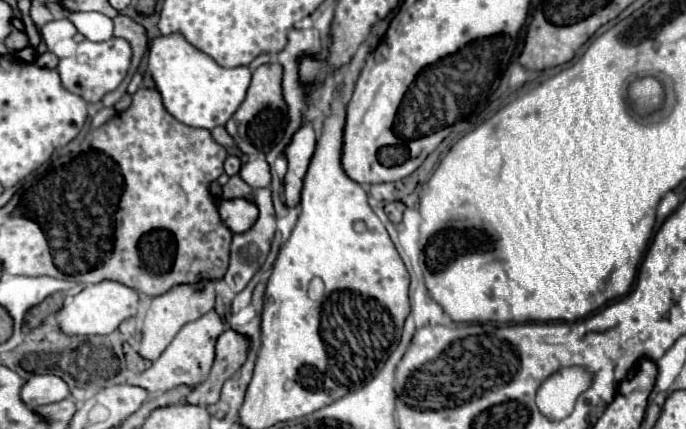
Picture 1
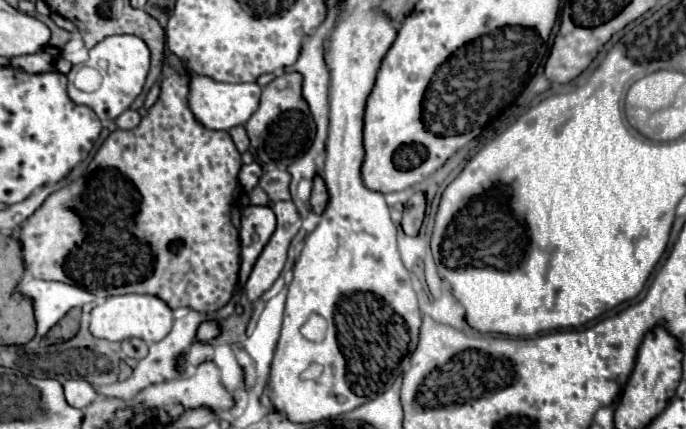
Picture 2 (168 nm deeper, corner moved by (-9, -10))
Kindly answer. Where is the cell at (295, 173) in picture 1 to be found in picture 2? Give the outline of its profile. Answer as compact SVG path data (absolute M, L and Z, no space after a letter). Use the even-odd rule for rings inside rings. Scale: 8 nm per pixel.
M314 176L312 194L310 194L310 206L312 206L312 212L314 212L314 214L322 214L326 202L328 202L326 186L322 184L322 178L320 178L320 176Z

